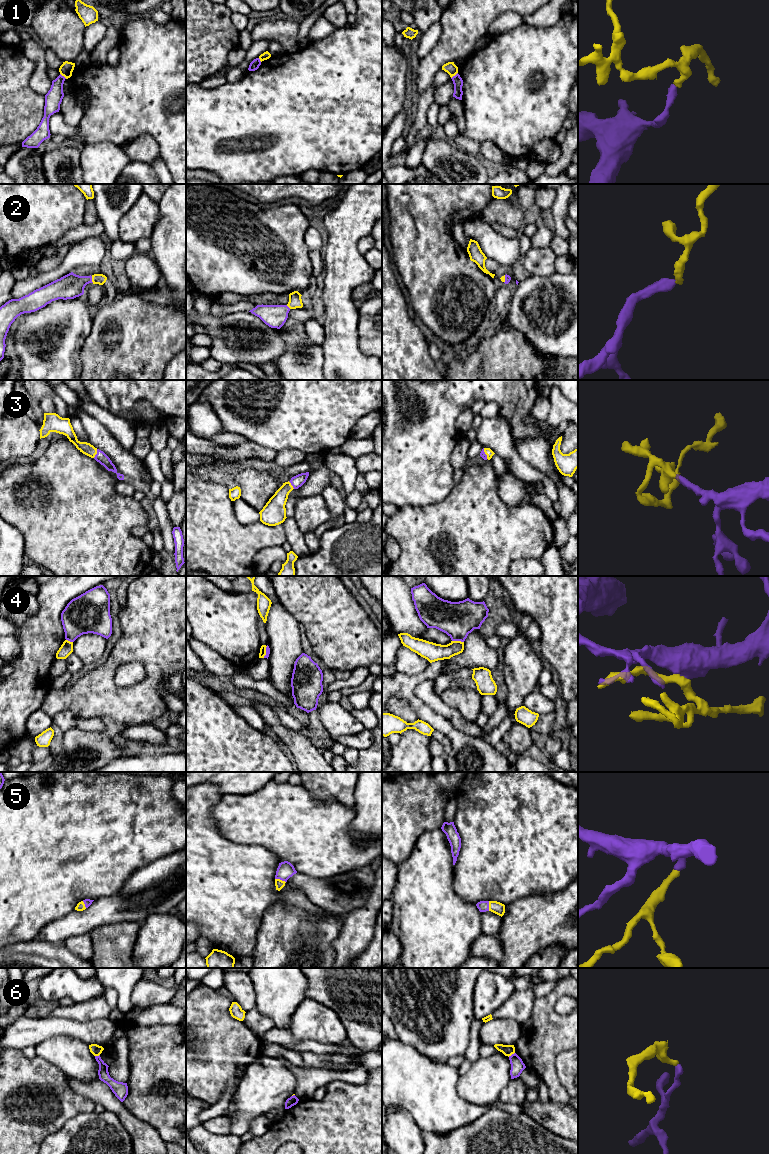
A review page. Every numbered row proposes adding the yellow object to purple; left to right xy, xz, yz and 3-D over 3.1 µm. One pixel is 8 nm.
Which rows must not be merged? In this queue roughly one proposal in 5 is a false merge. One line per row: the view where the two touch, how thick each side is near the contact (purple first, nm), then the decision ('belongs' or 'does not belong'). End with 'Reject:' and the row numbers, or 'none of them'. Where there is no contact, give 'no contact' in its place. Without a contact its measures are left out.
1: meets purple in yz; 80 nm thick on the purple side, 90 nm on the other; does not belong
2: meets purple in xy; 200 nm thick on the purple side, 90 nm on the other; belongs
3: meets purple in xy; 90 nm thick on the purple side, 100 nm on the other; belongs
4: meets purple in yz; 280 nm thick on the purple side, 150 nm on the other; does not belong
5: meets purple in xz; 140 nm thick on the purple side, 70 nm on the other; belongs
6: meets purple in yz; 110 nm thick on the purple side, 90 nm on the other; does not belong
Reject: 1, 4, 6

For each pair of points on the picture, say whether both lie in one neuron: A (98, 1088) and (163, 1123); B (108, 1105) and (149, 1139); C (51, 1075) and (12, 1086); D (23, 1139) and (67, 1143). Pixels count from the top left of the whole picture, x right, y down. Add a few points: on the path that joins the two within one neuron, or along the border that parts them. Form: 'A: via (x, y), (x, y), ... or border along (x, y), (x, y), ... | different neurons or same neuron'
A: border along (121, 1102), (138, 1118) | different neurons
B: via (118, 1109), (139, 1130) | same neuron
C: via (41, 1082), (22, 1084) | same neuron
D: border along (61, 1127), (41, 1143) | different neurons

